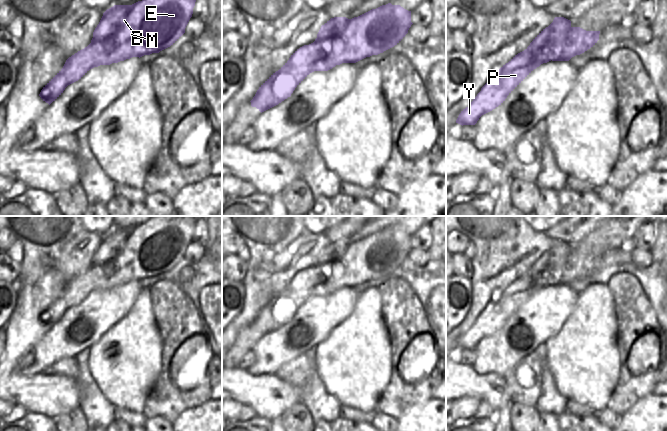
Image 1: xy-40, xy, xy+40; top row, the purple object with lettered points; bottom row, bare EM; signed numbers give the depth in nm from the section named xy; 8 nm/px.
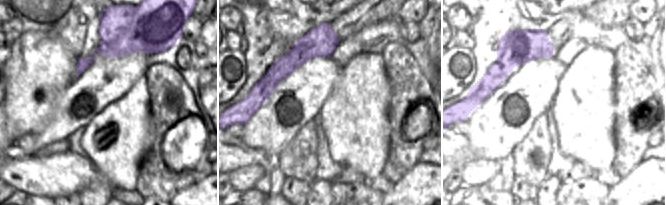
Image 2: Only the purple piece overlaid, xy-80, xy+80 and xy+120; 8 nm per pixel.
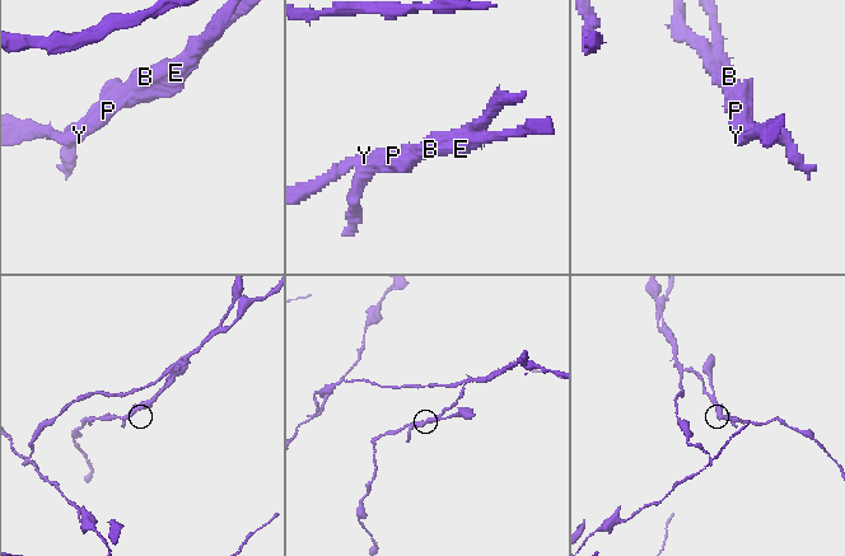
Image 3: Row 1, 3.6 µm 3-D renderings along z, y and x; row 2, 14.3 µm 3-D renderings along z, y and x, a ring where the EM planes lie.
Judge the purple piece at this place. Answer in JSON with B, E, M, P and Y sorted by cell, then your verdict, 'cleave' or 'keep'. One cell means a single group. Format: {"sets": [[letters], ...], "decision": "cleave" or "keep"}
{"sets": [["B"], ["E", "M", "P", "Y"]], "decision": "cleave"}

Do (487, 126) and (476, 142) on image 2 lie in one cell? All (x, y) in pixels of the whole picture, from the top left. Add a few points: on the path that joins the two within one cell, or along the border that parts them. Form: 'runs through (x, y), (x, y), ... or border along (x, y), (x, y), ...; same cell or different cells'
runs through (487, 130), (480, 138); same cell

